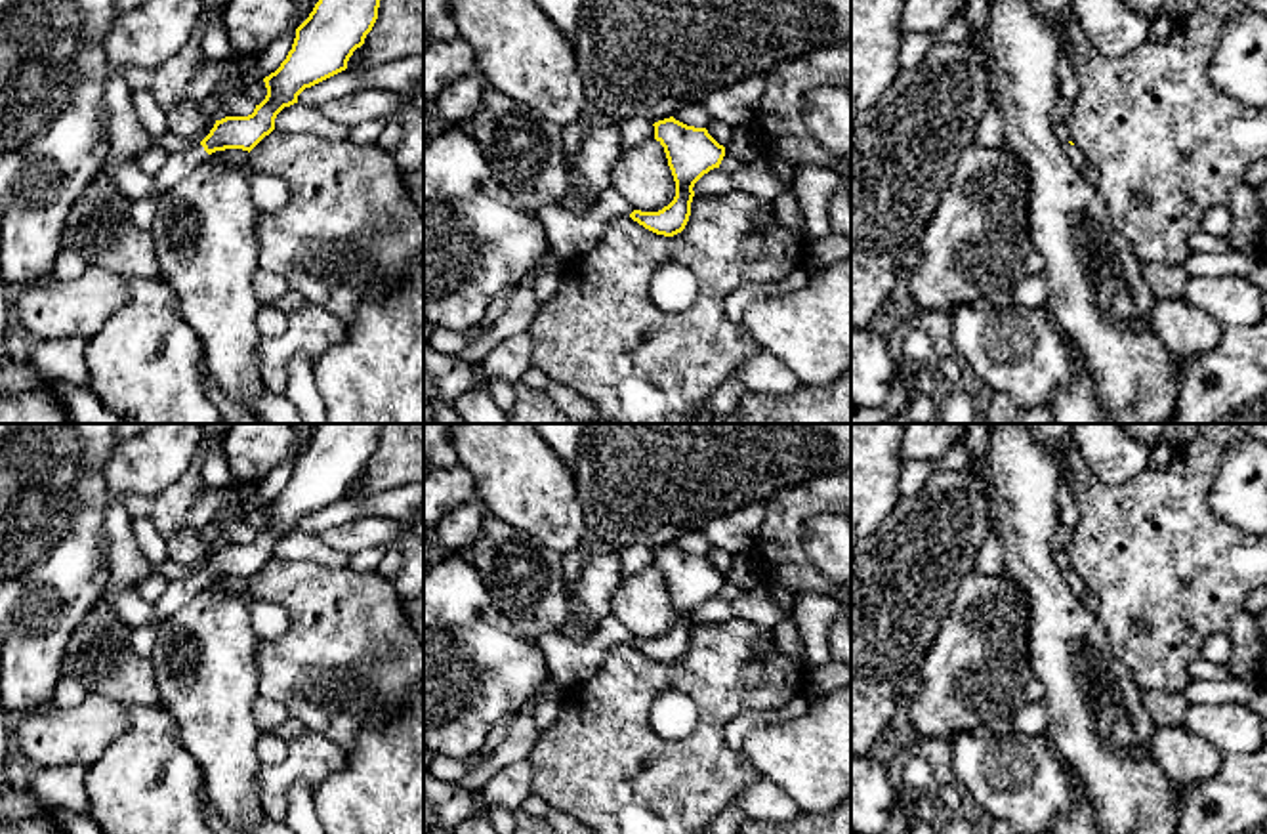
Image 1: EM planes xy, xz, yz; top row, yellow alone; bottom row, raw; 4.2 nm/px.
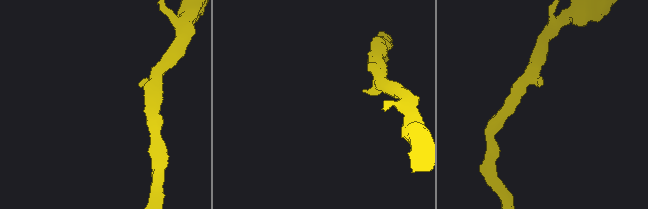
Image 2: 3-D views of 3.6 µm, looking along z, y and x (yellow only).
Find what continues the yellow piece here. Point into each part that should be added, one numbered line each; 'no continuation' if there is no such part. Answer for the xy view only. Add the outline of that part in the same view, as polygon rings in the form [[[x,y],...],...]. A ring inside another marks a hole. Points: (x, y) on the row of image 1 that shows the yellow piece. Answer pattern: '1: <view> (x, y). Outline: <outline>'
1: xy (178, 166). Outline: [[[200,143],[193,145],[189,151],[170,155],[158,174],[153,176],[156,197],[183,181],[208,156]]]

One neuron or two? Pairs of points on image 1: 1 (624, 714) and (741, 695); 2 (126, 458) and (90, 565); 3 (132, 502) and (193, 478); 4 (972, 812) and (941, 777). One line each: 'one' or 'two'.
1: one
2: two
3: one
4: one

